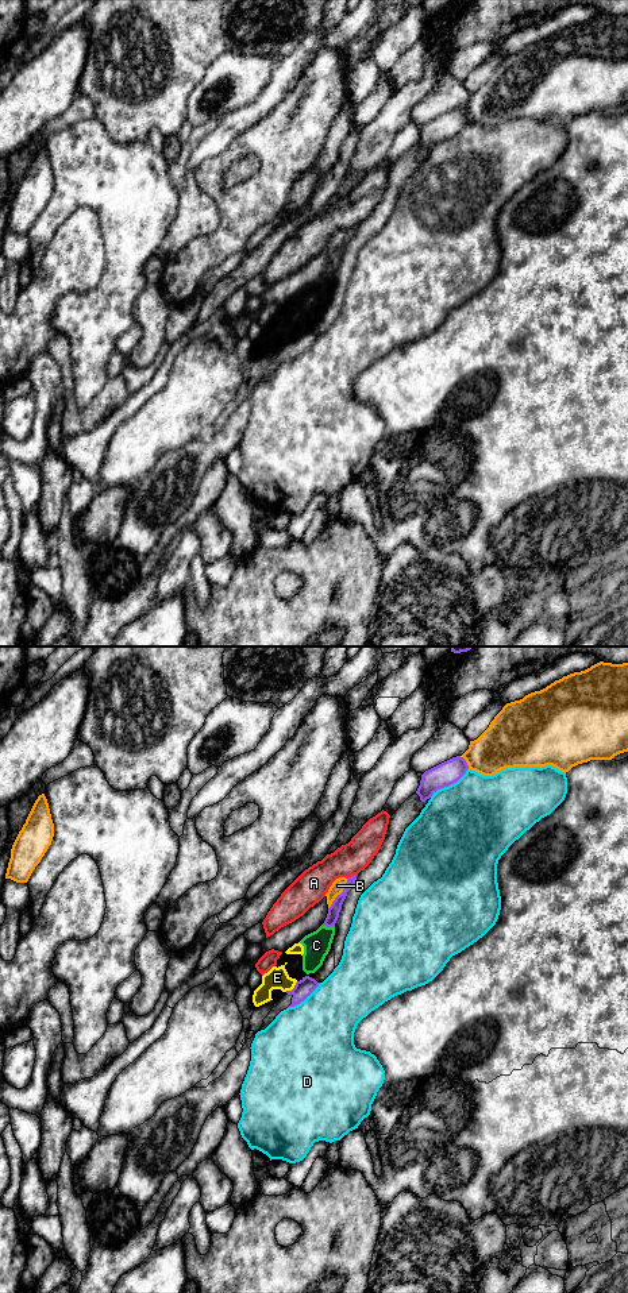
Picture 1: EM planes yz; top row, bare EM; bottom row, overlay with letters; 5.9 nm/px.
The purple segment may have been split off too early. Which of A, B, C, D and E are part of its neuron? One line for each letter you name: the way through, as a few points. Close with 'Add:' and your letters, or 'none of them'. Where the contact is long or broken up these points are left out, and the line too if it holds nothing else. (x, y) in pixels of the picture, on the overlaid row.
Add: none of them

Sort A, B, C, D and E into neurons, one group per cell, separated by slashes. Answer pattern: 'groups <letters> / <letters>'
groups A / B / C E / D

